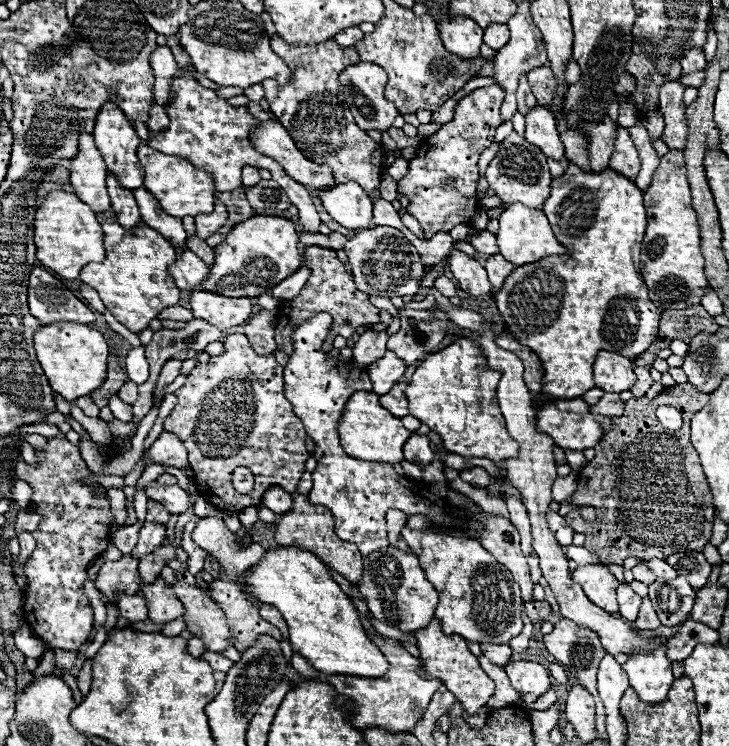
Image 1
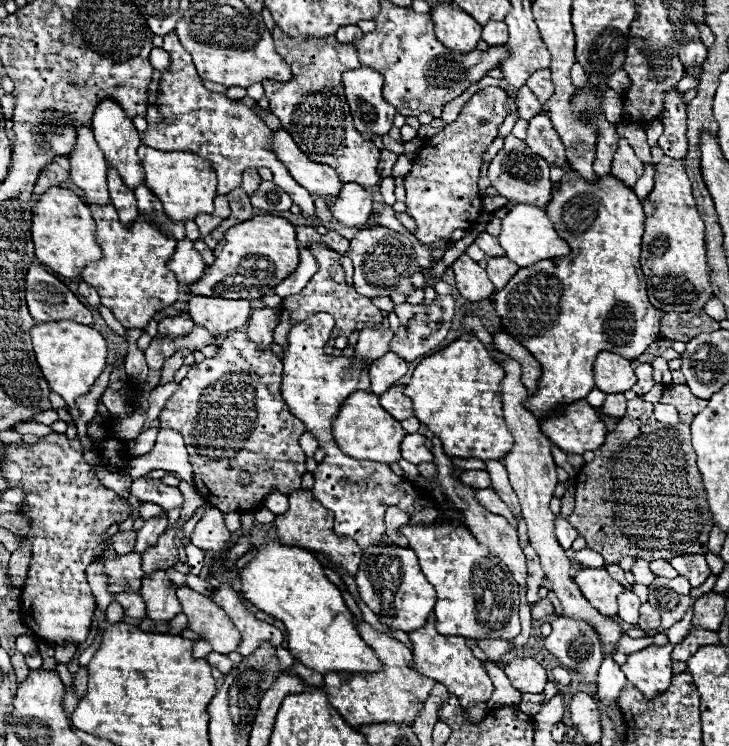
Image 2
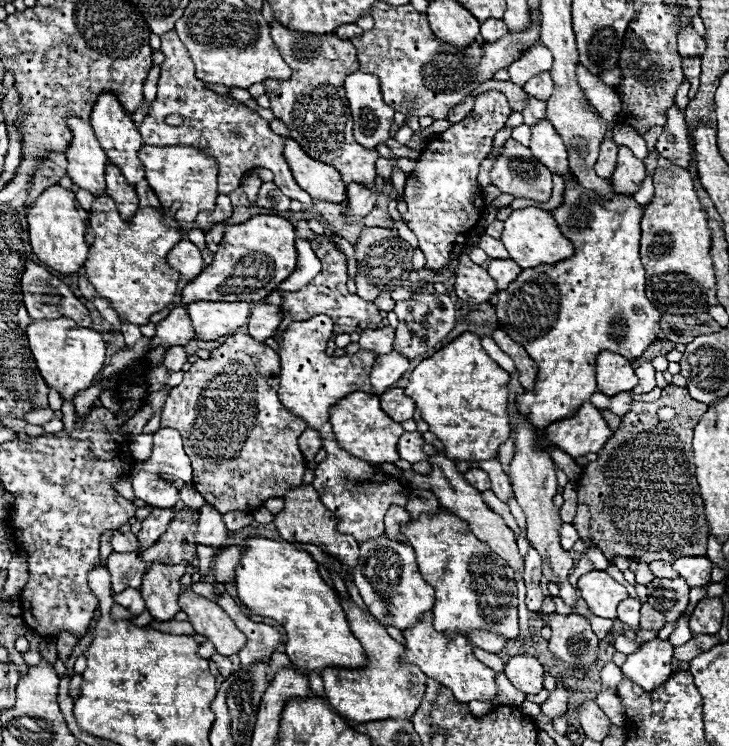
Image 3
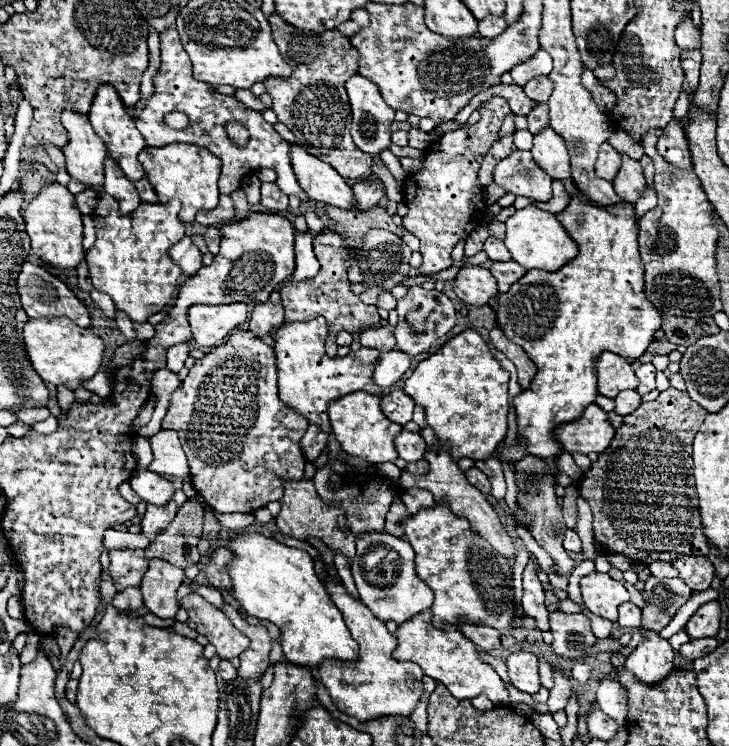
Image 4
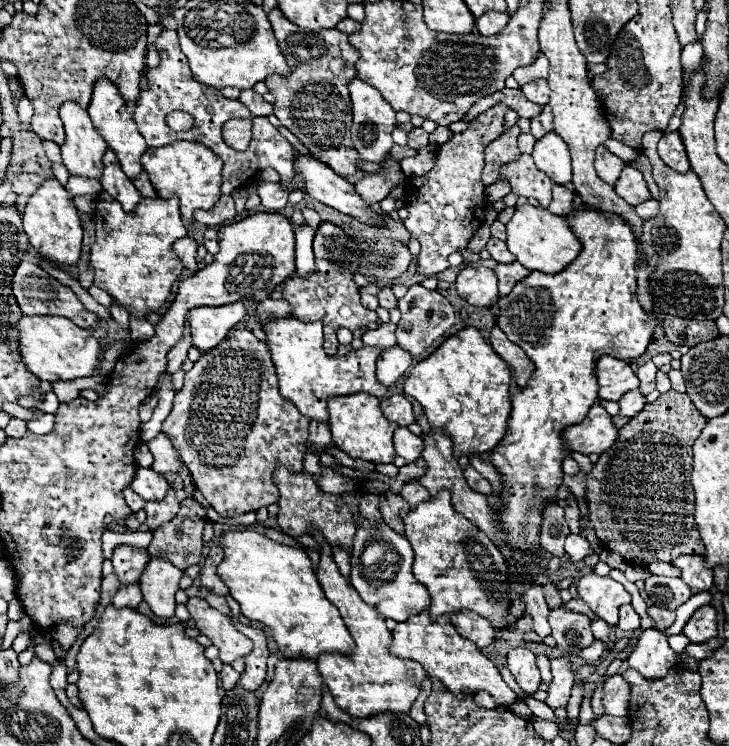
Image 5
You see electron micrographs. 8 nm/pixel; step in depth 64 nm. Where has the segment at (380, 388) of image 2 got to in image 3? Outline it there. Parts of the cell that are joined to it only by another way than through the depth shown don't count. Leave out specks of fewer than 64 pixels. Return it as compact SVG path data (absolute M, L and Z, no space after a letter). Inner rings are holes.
M396 352L378 356L370 372L370 382L372 382L374 392L384 394L392 384L396 384L402 378L406 370L408 370L408 358Z

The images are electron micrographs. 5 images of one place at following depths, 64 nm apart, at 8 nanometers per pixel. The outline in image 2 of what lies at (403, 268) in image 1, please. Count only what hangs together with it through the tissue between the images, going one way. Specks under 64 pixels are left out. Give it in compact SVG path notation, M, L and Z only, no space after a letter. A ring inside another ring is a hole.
M382 226L364 228L356 234L356 238L350 240L350 248L346 256L350 256L354 262L354 288L358 294L376 298L380 294L390 296L394 292L402 292L410 296L416 292L410 278L412 274L420 272L420 266L416 262L412 242L406 236Z

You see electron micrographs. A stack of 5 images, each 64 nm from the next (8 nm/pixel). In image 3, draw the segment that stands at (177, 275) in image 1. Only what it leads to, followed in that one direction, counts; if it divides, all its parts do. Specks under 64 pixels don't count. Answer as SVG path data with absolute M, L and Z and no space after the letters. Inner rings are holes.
M184 236L176 248L168 254L168 264L180 272L182 278L188 282L194 280L204 270L204 260L200 256L200 250Z

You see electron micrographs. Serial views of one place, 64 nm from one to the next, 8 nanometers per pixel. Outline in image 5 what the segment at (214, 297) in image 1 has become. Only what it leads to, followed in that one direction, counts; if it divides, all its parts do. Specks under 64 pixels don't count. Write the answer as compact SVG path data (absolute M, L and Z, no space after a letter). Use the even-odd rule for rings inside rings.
M242 302L224 306L198 306L188 312L192 344L202 352L218 346L228 332L246 318L246 308Z

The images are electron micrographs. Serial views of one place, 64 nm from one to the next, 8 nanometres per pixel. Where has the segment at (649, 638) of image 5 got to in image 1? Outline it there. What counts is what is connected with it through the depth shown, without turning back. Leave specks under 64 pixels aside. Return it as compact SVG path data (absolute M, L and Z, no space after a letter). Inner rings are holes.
M656 648L648 654L632 654L624 664L630 686L638 698L648 704L662 704L668 698L668 690L674 682L672 662L666 658L664 648Z

